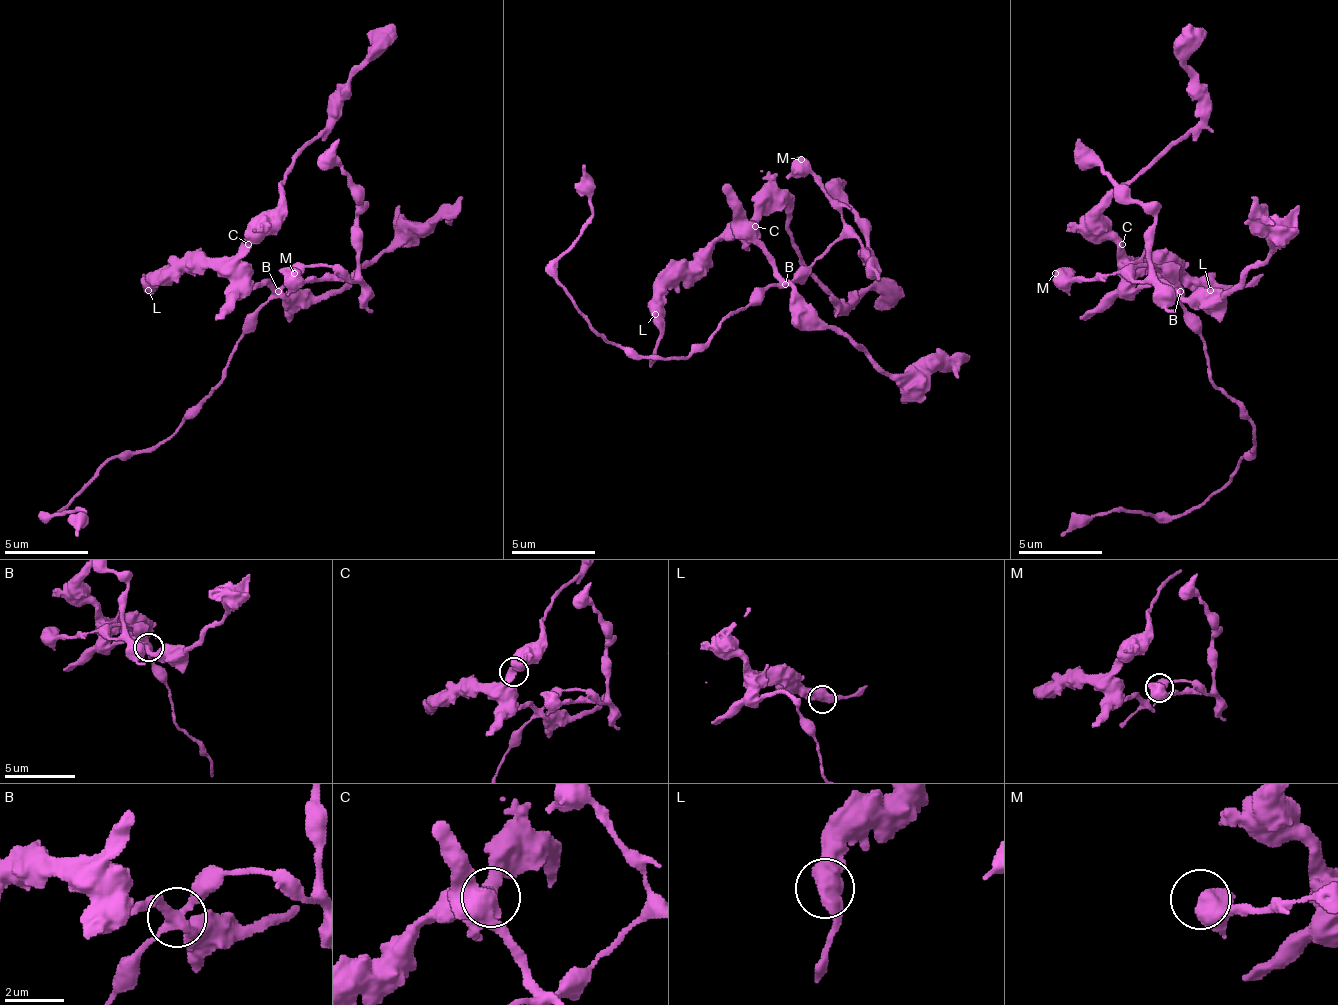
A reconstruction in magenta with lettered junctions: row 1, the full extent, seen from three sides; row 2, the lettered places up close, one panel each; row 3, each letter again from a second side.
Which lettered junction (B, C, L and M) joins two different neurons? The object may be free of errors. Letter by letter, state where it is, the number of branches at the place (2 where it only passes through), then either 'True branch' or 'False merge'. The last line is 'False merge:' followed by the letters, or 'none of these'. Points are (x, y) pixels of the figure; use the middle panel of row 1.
B: Place: (785, 284). Branches: 4. False merge
C: Place: (755, 226). Branches: 2. True branch
L: Place: (655, 314). Branches: 2. True branch
M: Place: (801, 159). Branches: 3. True branch
False merge: B

